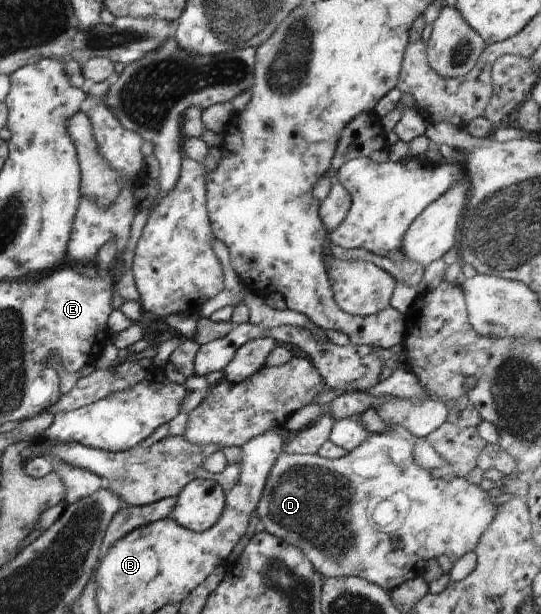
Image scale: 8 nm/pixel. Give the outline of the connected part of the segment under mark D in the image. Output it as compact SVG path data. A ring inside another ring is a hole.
M389 425L383 426L381 432L373 431L369 432L367 438L361 445L356 446L352 451L338 459L324 459L319 455L288 455L287 453L281 453L277 457L275 464L272 466L270 473L268 474L265 486L263 487L260 501L258 502L256 510L259 513L259 518L264 524L264 530L269 534L284 540L287 544L297 547L303 551L306 559L311 562L316 573L319 573L323 578L335 577L359 577L365 579L367 582L380 586L383 590L391 593L403 582L411 580L416 576L422 576L425 572L425 564L431 560L431 558L437 558L441 554L445 554L451 560L460 559L464 554L473 552L479 539L483 536L483 533L488 529L488 526L493 522L494 516L499 504L493 503L493 497L489 496L487 491L484 491L474 483L469 482L465 477L456 476L453 480L445 481L441 477L433 478L430 472L419 466L413 458L413 447L415 441L418 438L403 425ZM383 500L391 500L393 504L399 500L399 512L397 512L397 520L393 526L387 526L387 528L381 528L381 526L375 526L371 522L371 512L375 510L375 506Z

